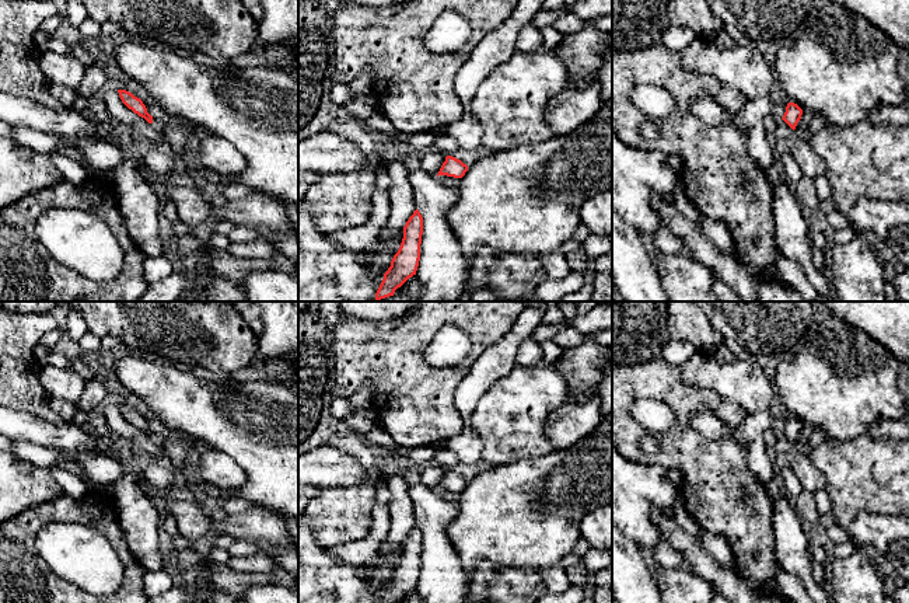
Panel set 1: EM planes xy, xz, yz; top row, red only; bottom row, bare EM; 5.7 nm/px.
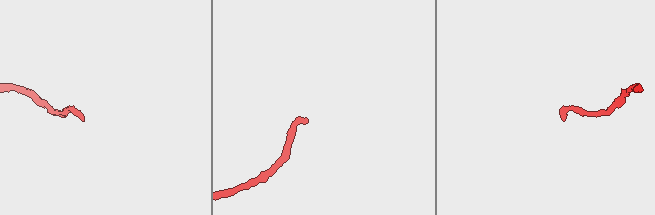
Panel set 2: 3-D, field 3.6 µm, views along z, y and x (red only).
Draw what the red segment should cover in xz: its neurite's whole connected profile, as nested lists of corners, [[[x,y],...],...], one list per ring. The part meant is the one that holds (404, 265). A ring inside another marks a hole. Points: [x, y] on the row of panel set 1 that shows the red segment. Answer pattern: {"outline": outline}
{"outline": [[[416,209],[403,227],[403,238],[391,266],[375,293],[375,300],[394,296],[409,278],[416,275],[420,259],[420,244],[423,234],[423,217]]]}

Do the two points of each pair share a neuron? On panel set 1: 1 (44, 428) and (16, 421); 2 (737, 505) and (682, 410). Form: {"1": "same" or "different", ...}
{"1": "same", "2": "same"}

